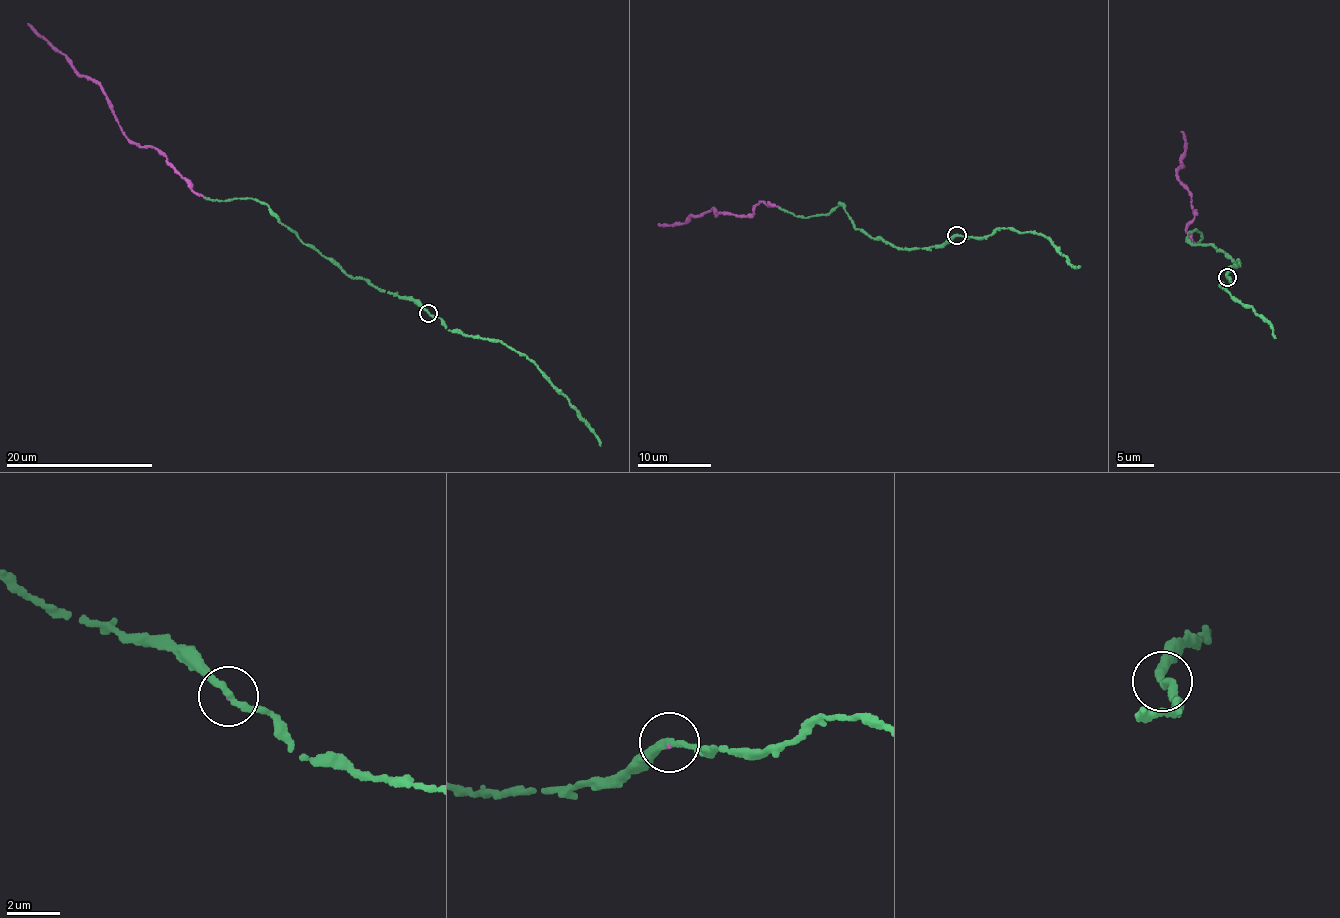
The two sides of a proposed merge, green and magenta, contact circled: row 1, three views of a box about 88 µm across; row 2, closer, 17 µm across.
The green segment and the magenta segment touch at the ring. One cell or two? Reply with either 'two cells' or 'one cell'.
one cell

